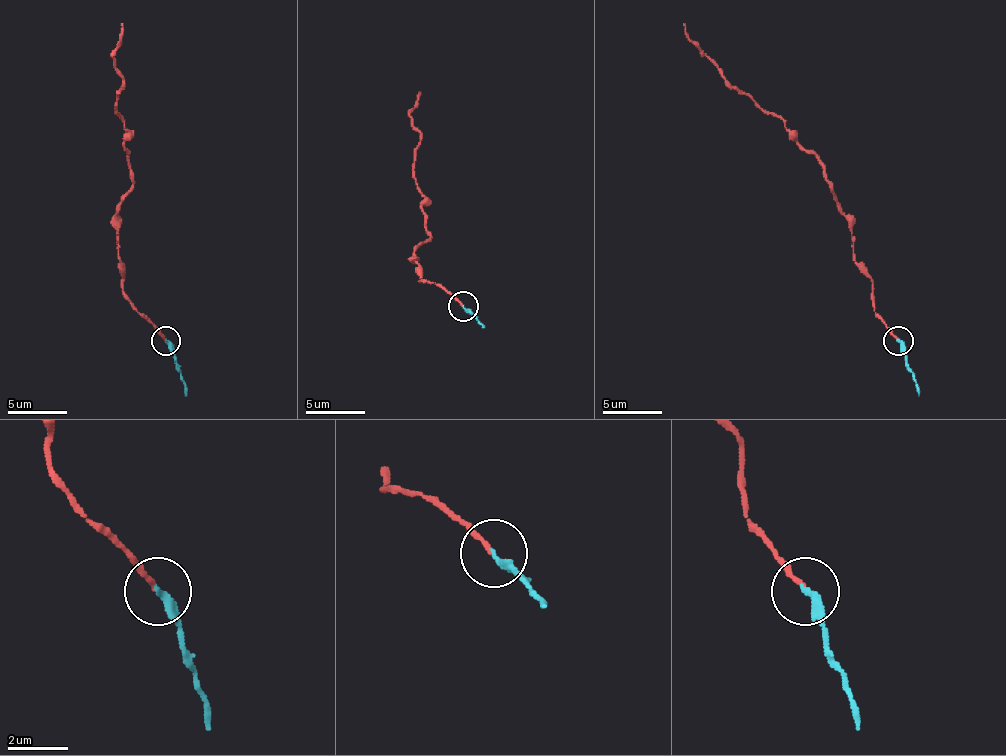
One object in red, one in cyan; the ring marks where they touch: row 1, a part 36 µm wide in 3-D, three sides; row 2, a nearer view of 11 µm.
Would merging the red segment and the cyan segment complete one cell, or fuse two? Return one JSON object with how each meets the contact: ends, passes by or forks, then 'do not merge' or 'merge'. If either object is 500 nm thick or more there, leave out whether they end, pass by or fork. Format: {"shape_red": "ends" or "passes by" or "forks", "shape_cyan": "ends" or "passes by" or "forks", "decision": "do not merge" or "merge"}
{"shape_red": "ends", "shape_cyan": "ends", "decision": "merge"}

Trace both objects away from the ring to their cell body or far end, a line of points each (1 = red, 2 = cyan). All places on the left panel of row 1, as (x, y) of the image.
1: (163, 340), (122, 289), (116, 212), (134, 182), (116, 93), (122, 78), (113, 51), (122, 24)
2: (166, 340), (187, 396)

